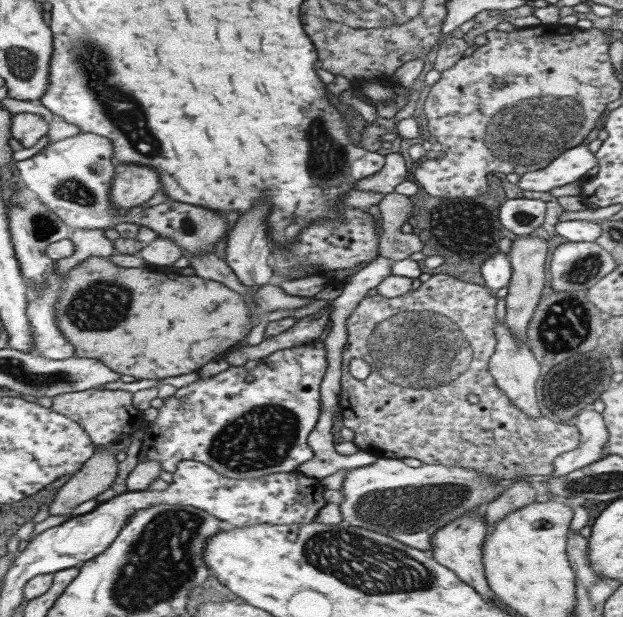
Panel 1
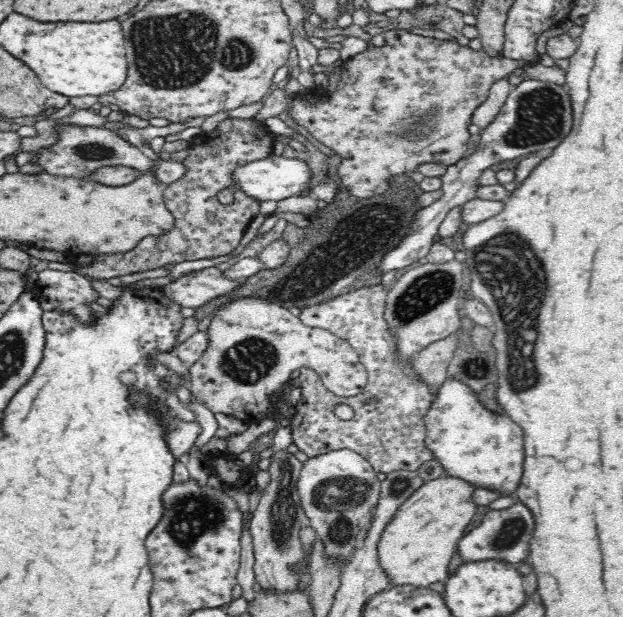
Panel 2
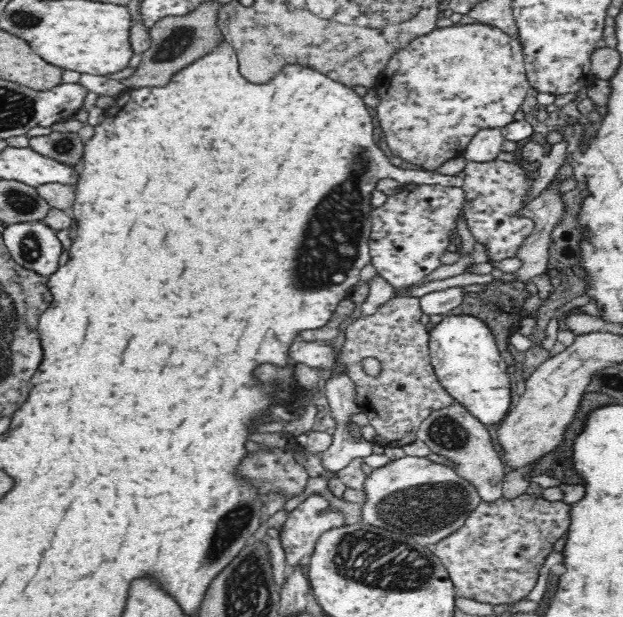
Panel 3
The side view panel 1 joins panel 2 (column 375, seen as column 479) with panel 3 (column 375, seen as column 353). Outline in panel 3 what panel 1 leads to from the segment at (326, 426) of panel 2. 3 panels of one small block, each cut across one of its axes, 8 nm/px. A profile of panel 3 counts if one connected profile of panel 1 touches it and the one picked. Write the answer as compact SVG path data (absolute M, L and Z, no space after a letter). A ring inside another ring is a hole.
M395 296L372 316L362 315L344 328L346 337L338 362L356 385L356 401L367 414L376 431L376 442L382 446L402 444L416 438L419 426L432 412L451 405L455 400L442 387L434 372L429 353L430 325L422 324L419 298ZM374 358L380 363L378 375L368 375L362 360Z

